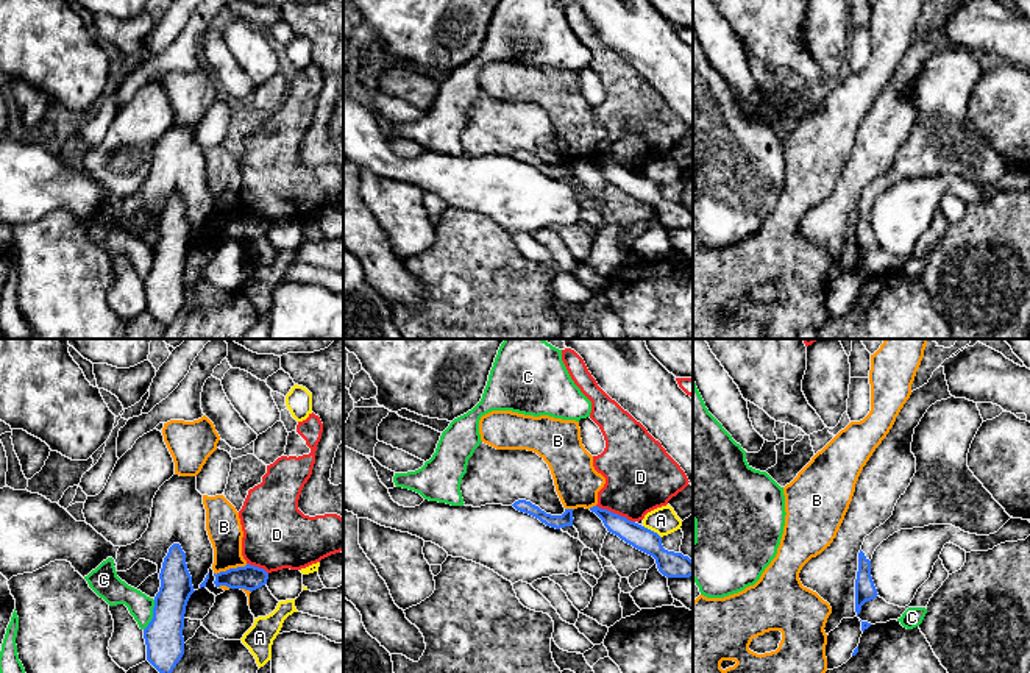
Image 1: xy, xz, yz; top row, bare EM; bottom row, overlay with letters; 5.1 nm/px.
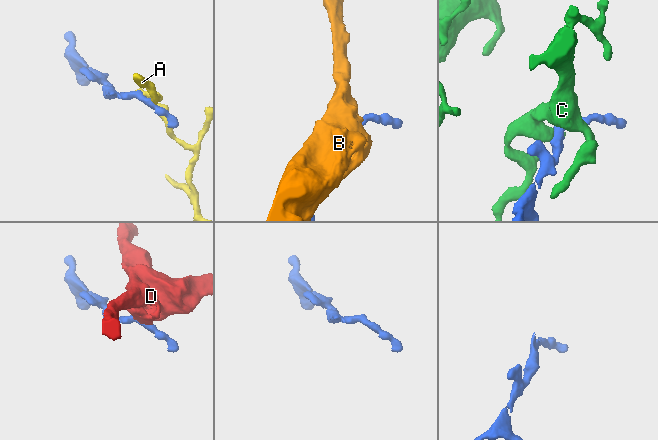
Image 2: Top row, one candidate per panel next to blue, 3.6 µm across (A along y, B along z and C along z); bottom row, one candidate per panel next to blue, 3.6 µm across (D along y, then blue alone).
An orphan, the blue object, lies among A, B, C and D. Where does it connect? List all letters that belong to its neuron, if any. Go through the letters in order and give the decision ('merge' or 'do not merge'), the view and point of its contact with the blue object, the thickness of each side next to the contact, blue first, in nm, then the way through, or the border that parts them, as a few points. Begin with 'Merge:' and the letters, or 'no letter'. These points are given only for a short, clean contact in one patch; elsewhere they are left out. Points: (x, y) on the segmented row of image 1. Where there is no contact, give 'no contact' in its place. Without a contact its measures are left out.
Merge: no letter
A: do not merge; meets blue in xz at (653, 531); 140 nm thick on the blue side, 150 nm on the other; border along xz (643, 525), (660, 537)
B: do not merge; meets blue in xy at (230, 569); 130 nm thick on the blue side, 180 nm on the other
C: do not merge; meets blue in xy at (153, 616); 200 nm thick on the blue side, 140 nm on the other
D: do not merge; meets blue in xz at (615, 514); 120 nm thick on the blue side, 360 nm on the other; border along xz (596, 505), (634, 522)

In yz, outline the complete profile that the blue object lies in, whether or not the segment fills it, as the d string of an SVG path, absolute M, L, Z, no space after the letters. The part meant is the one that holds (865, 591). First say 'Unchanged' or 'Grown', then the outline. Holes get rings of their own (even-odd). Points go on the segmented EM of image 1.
Grown. M950 397L932 404L915 428L911 453L916 458L916 473L905 493L897 500L893 515L865 537L858 553L855 579L857 617L861 606L879 595L871 576L871 559L876 548L894 532L929 525L952 525L969 534L989 536L1013 518L968 467L968 453L982 423L983 418L977 403Z

